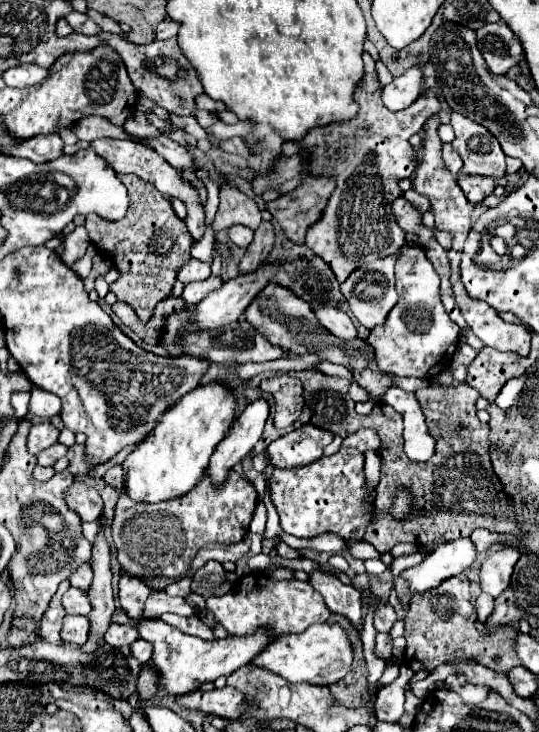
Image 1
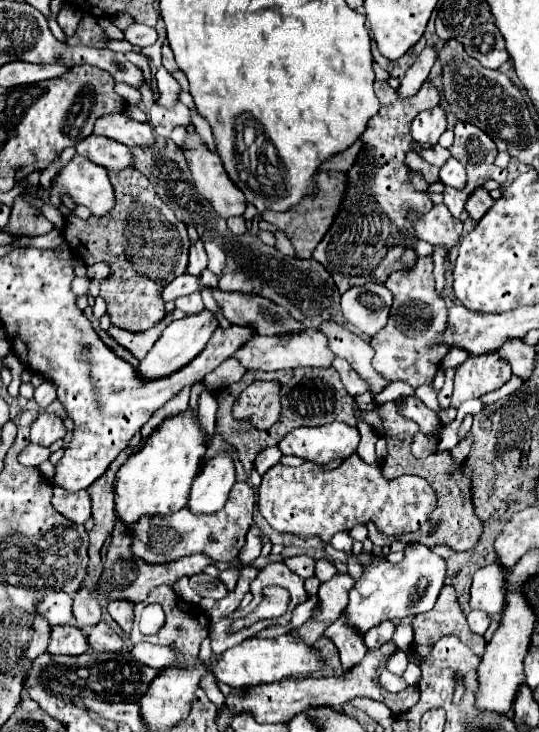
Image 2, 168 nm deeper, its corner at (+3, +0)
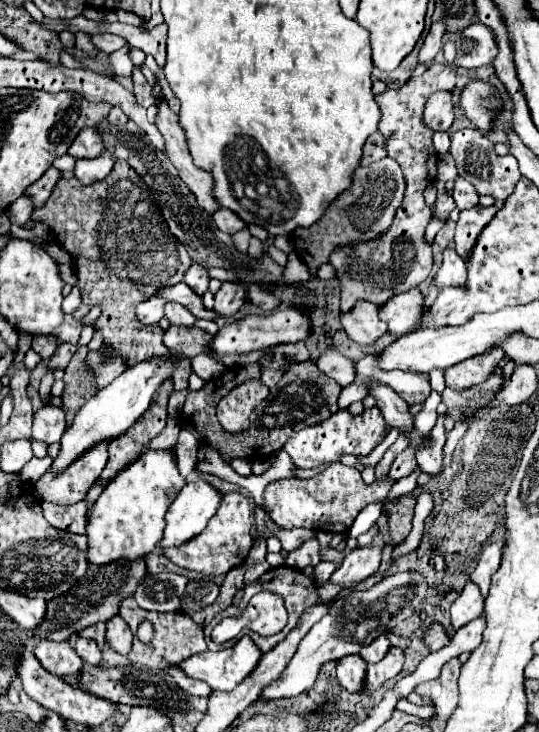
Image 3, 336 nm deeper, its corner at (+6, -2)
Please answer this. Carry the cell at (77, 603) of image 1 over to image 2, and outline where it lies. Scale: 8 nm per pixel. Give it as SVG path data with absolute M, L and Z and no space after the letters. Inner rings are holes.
M63 591L47 593L37 605L37 613L49 621L49 625L67 625L71 621L71 595Z

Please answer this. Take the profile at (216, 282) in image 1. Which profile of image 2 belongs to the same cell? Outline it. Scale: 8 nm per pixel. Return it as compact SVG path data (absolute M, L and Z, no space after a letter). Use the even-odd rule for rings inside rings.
M195 291L195 293L187 295L187 297L175 299L175 307L181 309L185 315L197 315L197 313L201 313L205 309L203 299L201 299L201 291Z

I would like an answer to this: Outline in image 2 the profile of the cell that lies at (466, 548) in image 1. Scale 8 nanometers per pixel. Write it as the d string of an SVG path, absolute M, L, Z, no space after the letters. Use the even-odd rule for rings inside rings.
M355 541L353 553L365 565L365 573L349 591L349 603L345 607L347 625L353 627L357 633L365 635L371 627L383 621L395 621L407 615L419 615L419 613L431 611L443 587L445 569L447 569L445 561L439 555L431 553L425 545L407 545L403 561L393 565L385 559L375 557L373 551L365 553L359 541Z

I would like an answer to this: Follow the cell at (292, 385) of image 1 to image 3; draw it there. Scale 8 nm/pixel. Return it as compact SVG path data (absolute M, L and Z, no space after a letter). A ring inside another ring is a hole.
M244 381L234 387L220 403L218 403L218 421L230 433L242 433L248 429L248 421L252 409L260 405L269 396L269 388L262 381Z

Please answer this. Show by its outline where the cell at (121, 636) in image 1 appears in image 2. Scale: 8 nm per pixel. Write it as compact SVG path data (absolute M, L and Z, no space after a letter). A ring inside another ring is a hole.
M103 621L95 627L89 627L87 631L83 631L87 637L87 643L93 651L99 653L117 653L123 647L123 641L111 631L111 627Z

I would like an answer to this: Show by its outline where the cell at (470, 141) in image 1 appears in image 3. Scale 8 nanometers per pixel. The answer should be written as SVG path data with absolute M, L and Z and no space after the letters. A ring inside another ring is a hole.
M458 129L456 133L452 133L450 155L456 161L458 173L476 187L478 195L492 195L494 199L504 201L508 193L512 193L516 181L522 177L516 165L516 159L512 155L498 157L494 151L494 143L486 135L482 135L478 129Z

